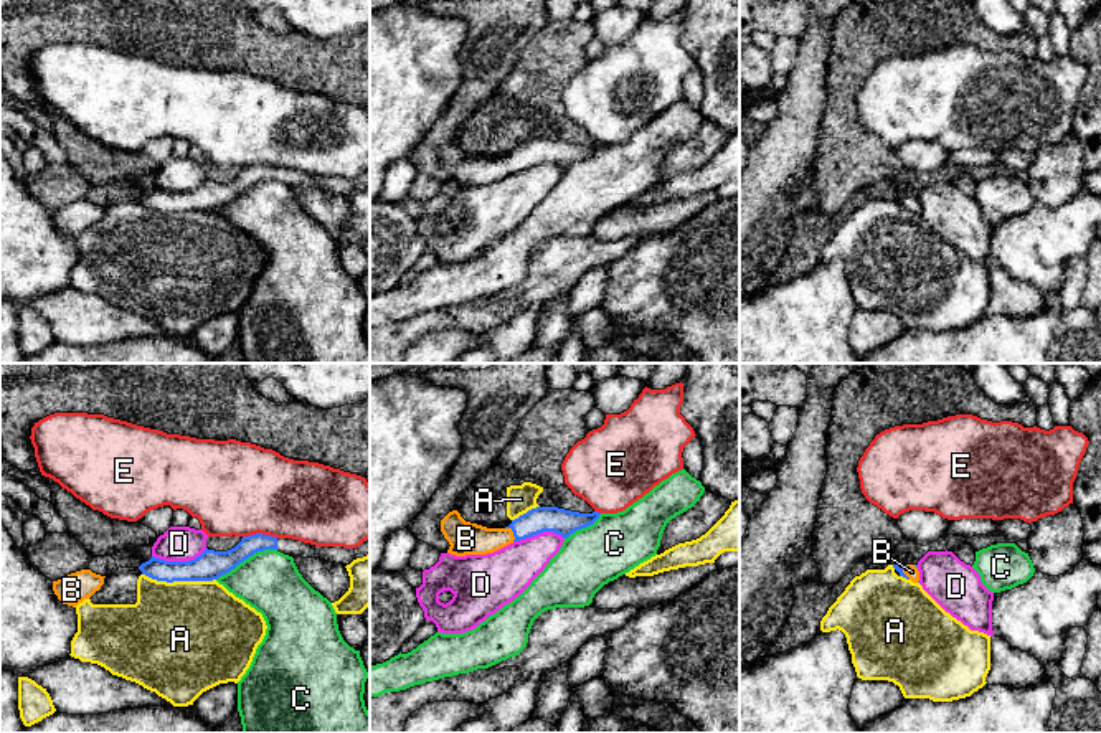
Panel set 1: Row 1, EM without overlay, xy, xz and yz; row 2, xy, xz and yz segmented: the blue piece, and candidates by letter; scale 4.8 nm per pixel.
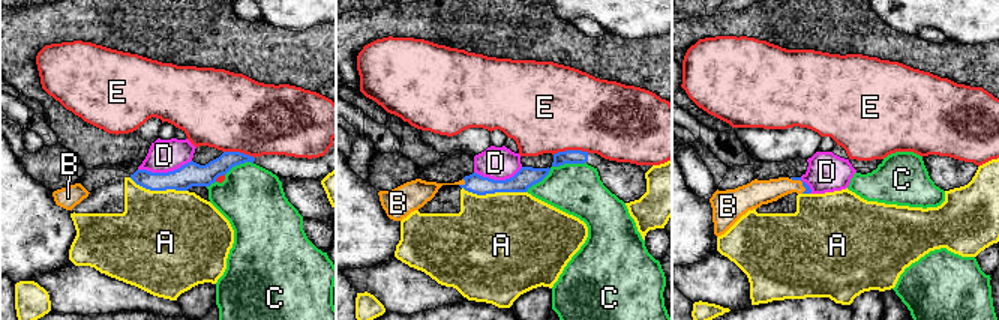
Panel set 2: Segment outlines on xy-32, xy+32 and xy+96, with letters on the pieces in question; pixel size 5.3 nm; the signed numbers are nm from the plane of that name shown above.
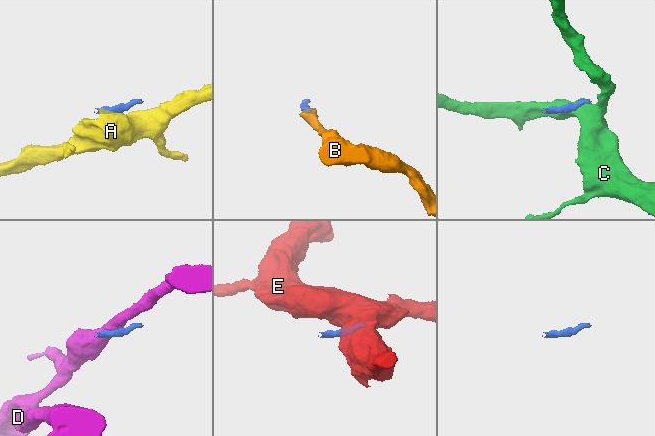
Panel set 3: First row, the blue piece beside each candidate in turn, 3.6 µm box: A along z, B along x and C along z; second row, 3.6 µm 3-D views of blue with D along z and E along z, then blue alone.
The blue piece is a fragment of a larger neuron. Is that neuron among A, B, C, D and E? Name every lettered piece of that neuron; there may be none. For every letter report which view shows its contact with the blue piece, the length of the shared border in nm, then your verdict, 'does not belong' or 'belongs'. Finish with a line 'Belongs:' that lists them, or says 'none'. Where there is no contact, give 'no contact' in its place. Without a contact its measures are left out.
A: contact in xy; length 360 nm; does not belong
B: contact in xz; length 80 nm; belongs
C: contact in xy; length 340 nm; does not belong
D: contact in xy; length 280 nm; does not belong
E: contact in xy; length 170 nm; does not belong
Belongs: B

